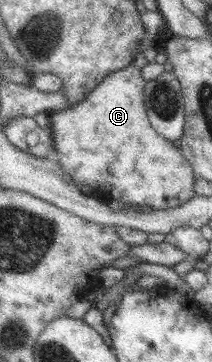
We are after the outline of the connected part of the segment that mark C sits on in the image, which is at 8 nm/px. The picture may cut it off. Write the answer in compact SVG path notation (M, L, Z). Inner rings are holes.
M132 63L106 75L80 102L59 112L47 113L48 130L53 140L53 150L58 155L58 165L66 176L81 186L87 184L94 191L102 192L106 199L130 203L133 207L148 206L165 209L180 206L195 194L194 176L189 162L171 141L156 134L148 123L143 103L143 87L146 86L140 69Z

